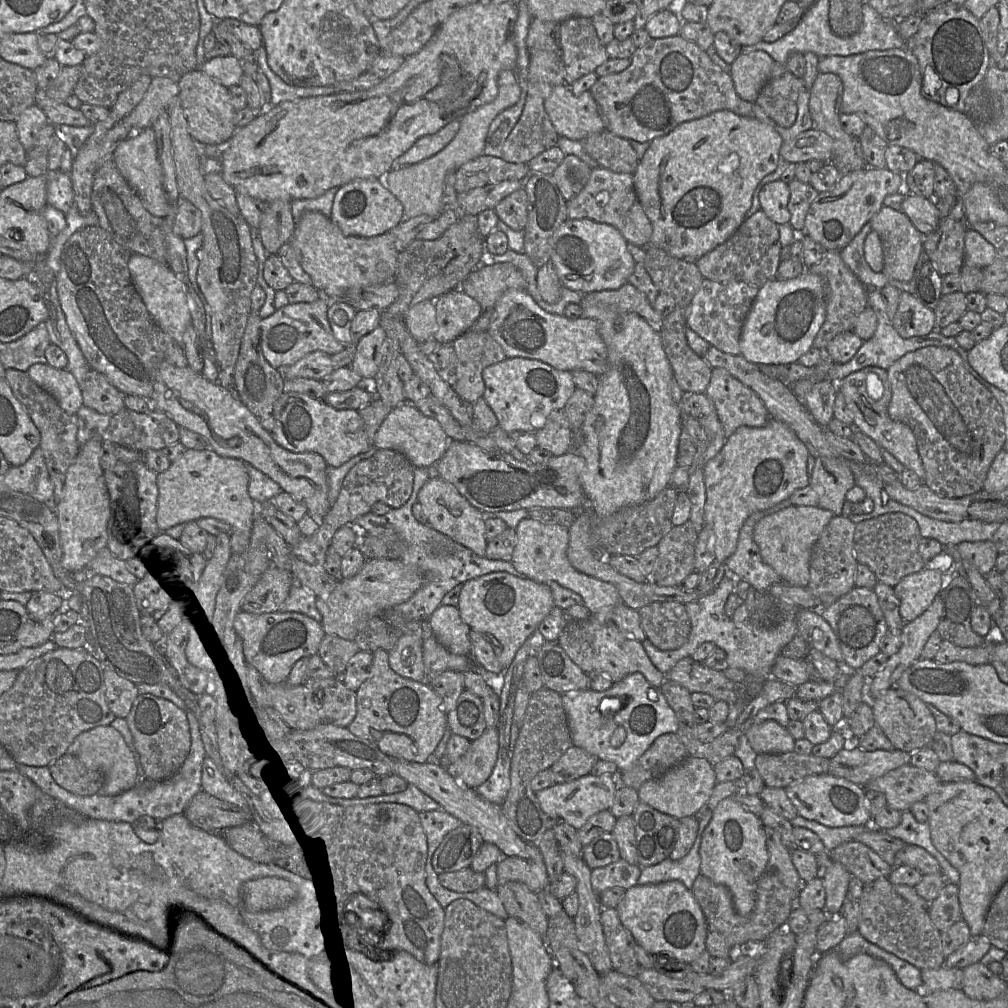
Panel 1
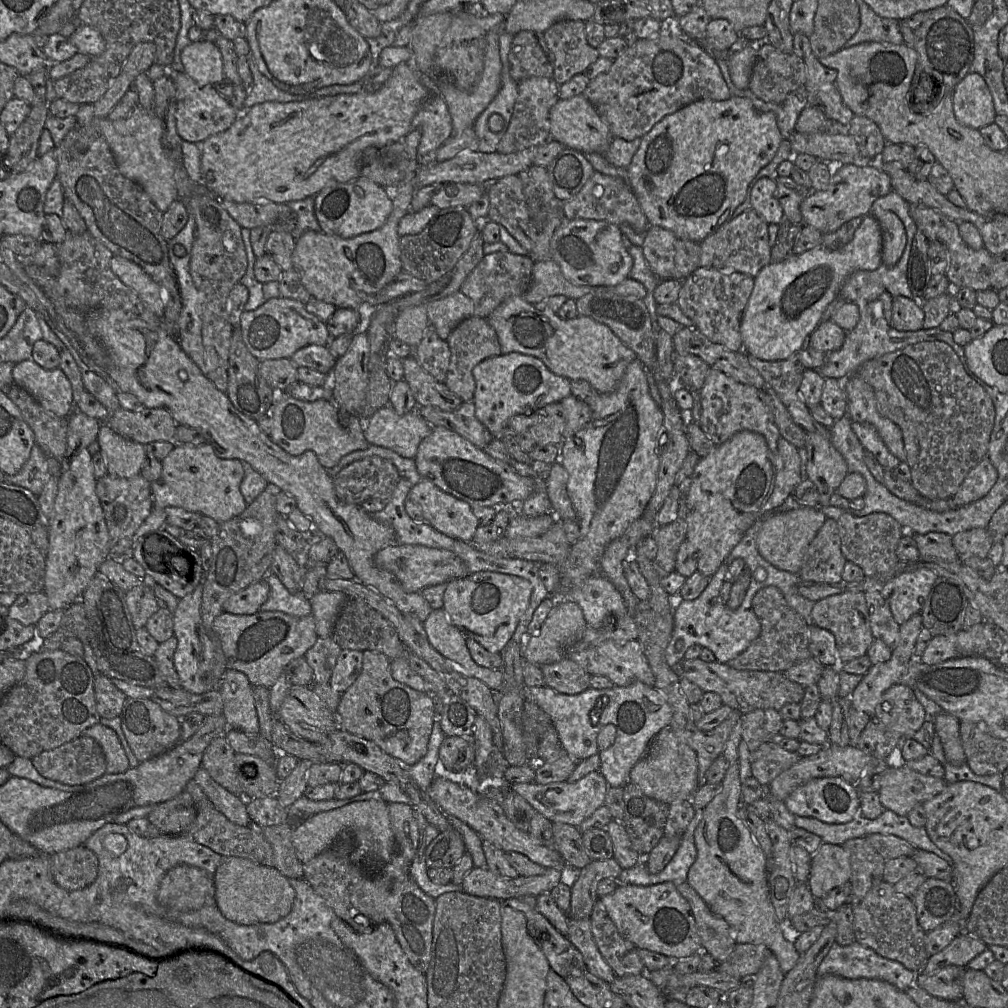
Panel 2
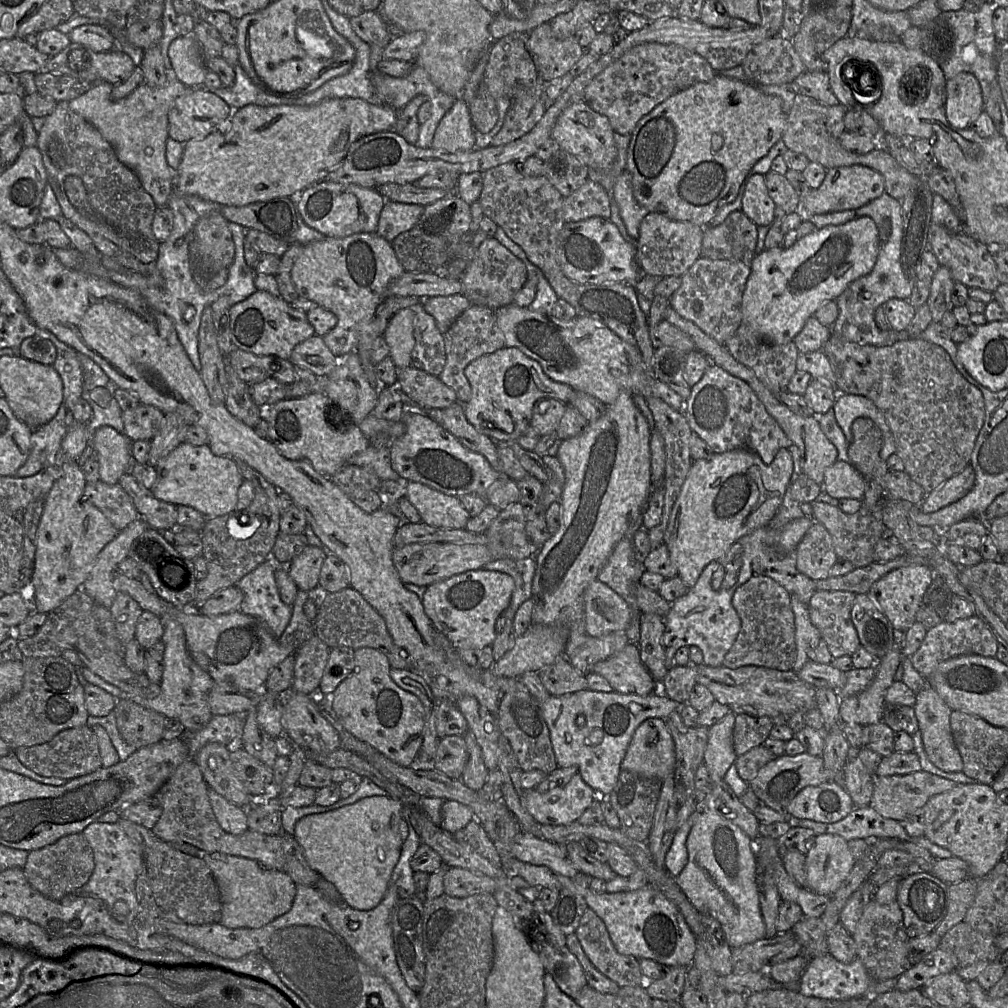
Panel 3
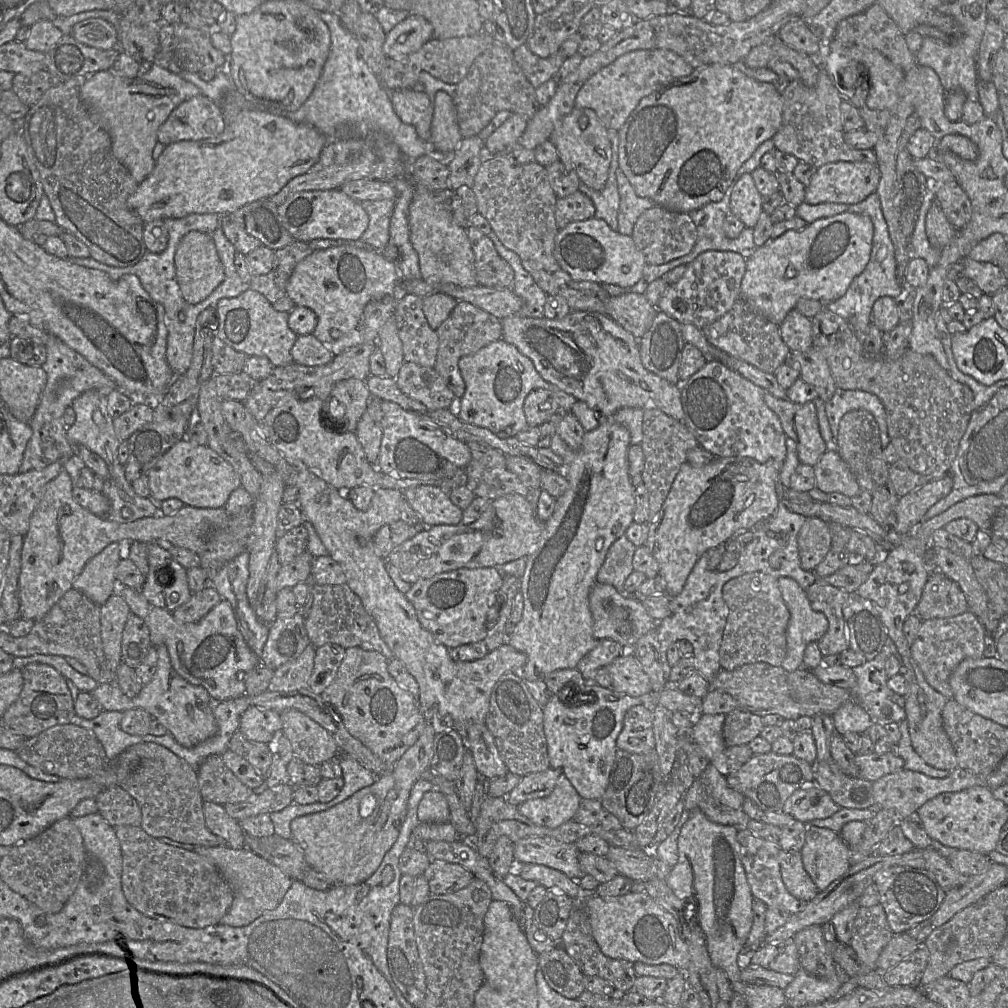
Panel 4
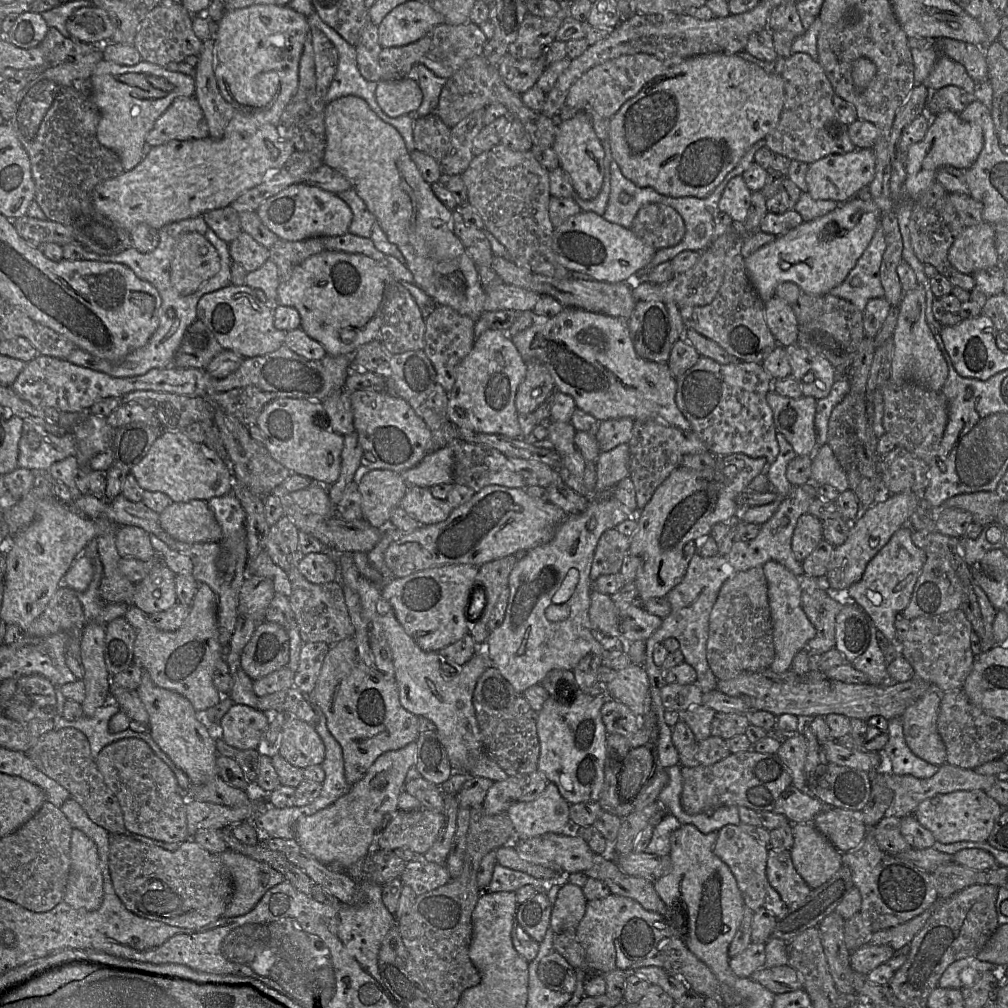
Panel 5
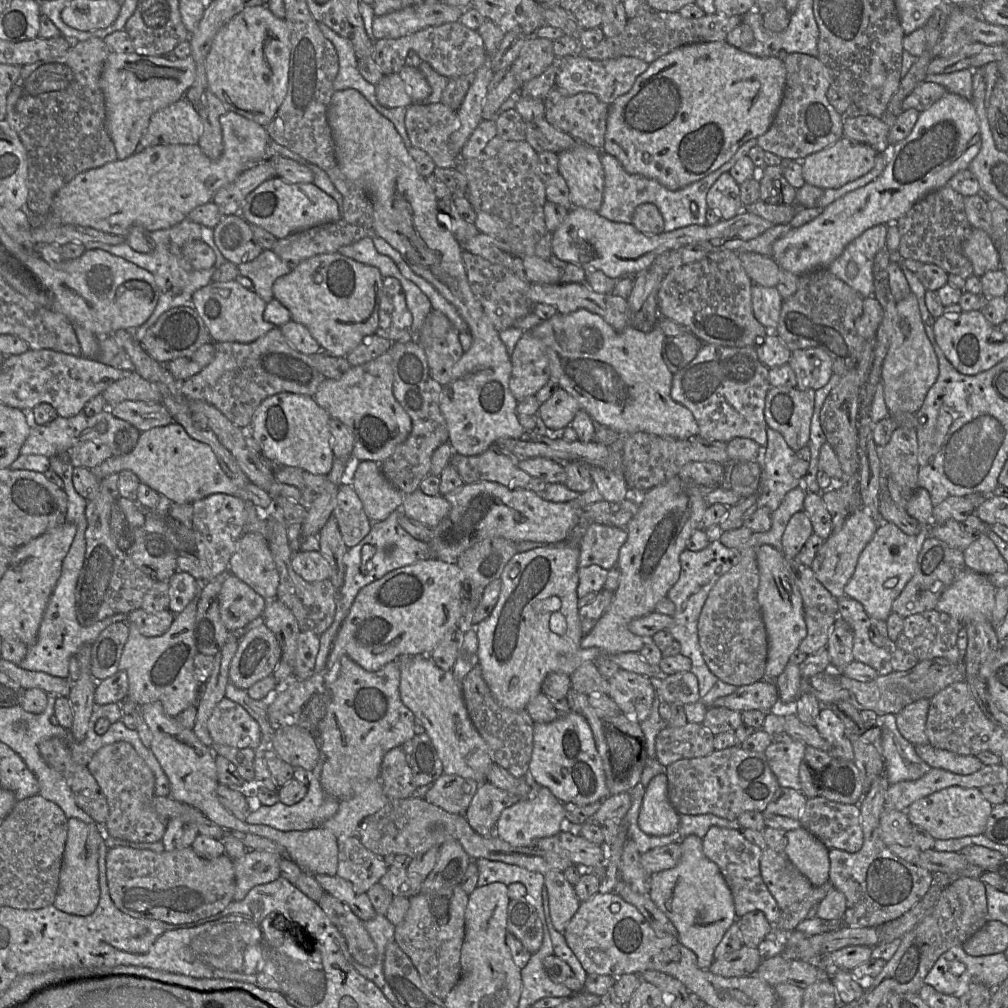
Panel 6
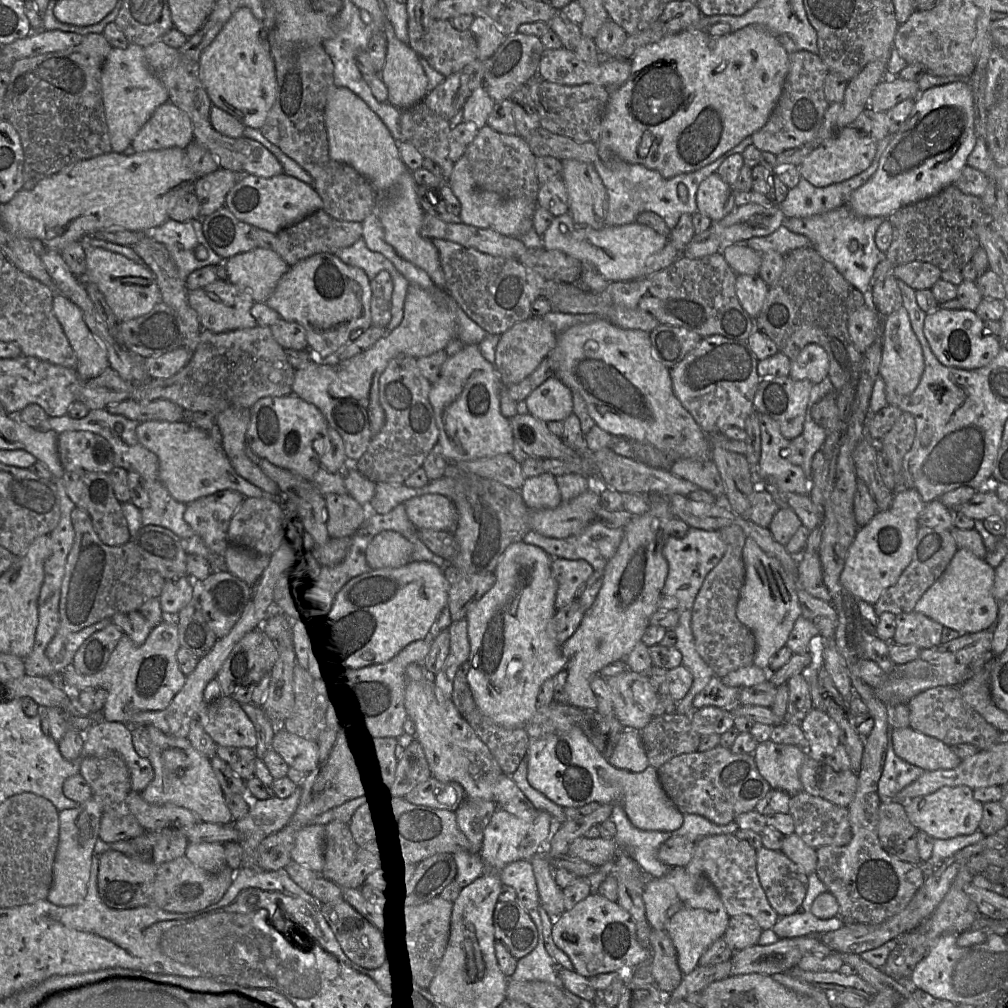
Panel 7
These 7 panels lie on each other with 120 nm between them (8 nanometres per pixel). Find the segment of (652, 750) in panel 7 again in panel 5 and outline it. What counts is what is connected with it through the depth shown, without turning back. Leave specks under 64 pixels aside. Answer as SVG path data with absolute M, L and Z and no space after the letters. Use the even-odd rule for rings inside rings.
M710 736L684 747L679 753L679 765L685 767L710 766L732 754L726 740Z

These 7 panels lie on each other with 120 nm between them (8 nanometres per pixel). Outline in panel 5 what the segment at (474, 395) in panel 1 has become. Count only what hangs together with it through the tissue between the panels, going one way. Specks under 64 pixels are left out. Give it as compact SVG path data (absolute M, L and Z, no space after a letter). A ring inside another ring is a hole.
M438 305L425 319L424 351L432 362L437 373L438 382L449 392L456 380L456 367L465 359L475 343L474 327L476 321L466 315L461 315L445 305Z

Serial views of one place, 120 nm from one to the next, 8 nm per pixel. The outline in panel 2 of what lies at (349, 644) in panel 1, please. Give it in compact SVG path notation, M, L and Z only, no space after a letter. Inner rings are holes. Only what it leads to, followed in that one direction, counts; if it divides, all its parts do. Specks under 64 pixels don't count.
M318 637L315 644L304 655L313 670L313 685L329 683L342 650L332 637Z

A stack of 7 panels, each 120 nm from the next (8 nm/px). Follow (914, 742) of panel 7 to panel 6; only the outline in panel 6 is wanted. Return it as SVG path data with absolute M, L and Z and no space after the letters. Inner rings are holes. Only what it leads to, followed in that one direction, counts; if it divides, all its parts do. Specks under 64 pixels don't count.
M928 744L914 745L917 755L931 768L940 768L958 775L969 775L984 764L976 756L956 754Z

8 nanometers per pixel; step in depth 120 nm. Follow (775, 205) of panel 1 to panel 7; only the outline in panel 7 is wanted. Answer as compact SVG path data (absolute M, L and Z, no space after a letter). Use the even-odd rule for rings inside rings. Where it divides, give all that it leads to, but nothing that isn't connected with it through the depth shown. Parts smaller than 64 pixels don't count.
M715 172L700 183L696 192L696 205L697 212L718 222L735 209L734 191Z

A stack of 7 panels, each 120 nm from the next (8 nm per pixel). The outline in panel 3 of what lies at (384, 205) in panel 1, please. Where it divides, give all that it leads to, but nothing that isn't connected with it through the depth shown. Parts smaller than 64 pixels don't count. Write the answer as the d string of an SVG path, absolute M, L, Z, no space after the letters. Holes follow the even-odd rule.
M321 181L303 191L296 209L312 229L326 237L345 238L358 233L376 233L380 213L387 201L376 189Z

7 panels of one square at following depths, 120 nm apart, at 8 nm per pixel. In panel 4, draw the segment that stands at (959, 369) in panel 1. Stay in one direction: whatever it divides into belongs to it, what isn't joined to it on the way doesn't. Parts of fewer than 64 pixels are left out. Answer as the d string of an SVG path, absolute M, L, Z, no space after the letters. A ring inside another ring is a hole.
M827 305L811 318L811 323L812 347L821 352L827 360L837 388L866 391L881 400L886 411L888 434L900 459L912 471L932 480L948 475L960 440L970 421L974 401L972 390L955 381L930 354L917 353L908 348L900 358L894 361L883 356L874 359L865 357L862 339L855 334L845 319L832 312Z

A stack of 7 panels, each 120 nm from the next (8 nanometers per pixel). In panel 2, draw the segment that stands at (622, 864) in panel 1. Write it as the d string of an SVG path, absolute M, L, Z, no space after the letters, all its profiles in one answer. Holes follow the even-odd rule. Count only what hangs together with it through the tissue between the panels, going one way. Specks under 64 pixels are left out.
M614 859L592 861L587 867L572 873L568 919L589 918L598 901L597 886L605 878L616 880L622 868Z

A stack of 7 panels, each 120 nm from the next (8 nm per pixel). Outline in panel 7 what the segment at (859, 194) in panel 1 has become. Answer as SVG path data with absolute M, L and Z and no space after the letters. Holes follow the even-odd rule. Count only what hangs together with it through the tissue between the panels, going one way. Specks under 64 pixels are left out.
M852 126L843 128L836 137L822 142L798 166L801 177L815 187L842 182L866 170L876 154L877 141Z

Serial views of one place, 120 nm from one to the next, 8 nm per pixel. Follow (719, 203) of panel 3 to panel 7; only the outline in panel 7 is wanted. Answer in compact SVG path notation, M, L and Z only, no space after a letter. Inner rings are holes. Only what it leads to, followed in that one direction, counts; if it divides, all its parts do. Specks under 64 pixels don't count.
M748 25L721 37L713 37L707 32L683 30L670 34L660 41L639 48L631 60L631 73L619 88L611 90L601 121L598 144L608 147L618 158L629 164L641 164L656 170L666 179L678 174L697 171L717 160L727 151L737 146L743 139L761 129L768 121L781 95L789 71L788 53L777 37L759 25Z

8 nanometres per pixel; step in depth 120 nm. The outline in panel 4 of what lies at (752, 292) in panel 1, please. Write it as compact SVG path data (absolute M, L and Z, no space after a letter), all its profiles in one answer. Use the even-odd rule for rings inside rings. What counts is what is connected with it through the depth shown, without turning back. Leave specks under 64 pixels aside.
M710 250L698 255L687 265L683 277L666 289L657 309L676 319L703 329L713 323L741 298L741 284L746 270L746 257L733 251Z

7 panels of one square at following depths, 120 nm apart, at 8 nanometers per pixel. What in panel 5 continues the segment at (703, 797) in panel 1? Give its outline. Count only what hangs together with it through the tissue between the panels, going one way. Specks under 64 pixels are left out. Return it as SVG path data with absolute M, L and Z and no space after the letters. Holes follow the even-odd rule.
M613 699L603 704L601 715L608 734L630 736L641 728L641 719L627 706Z

